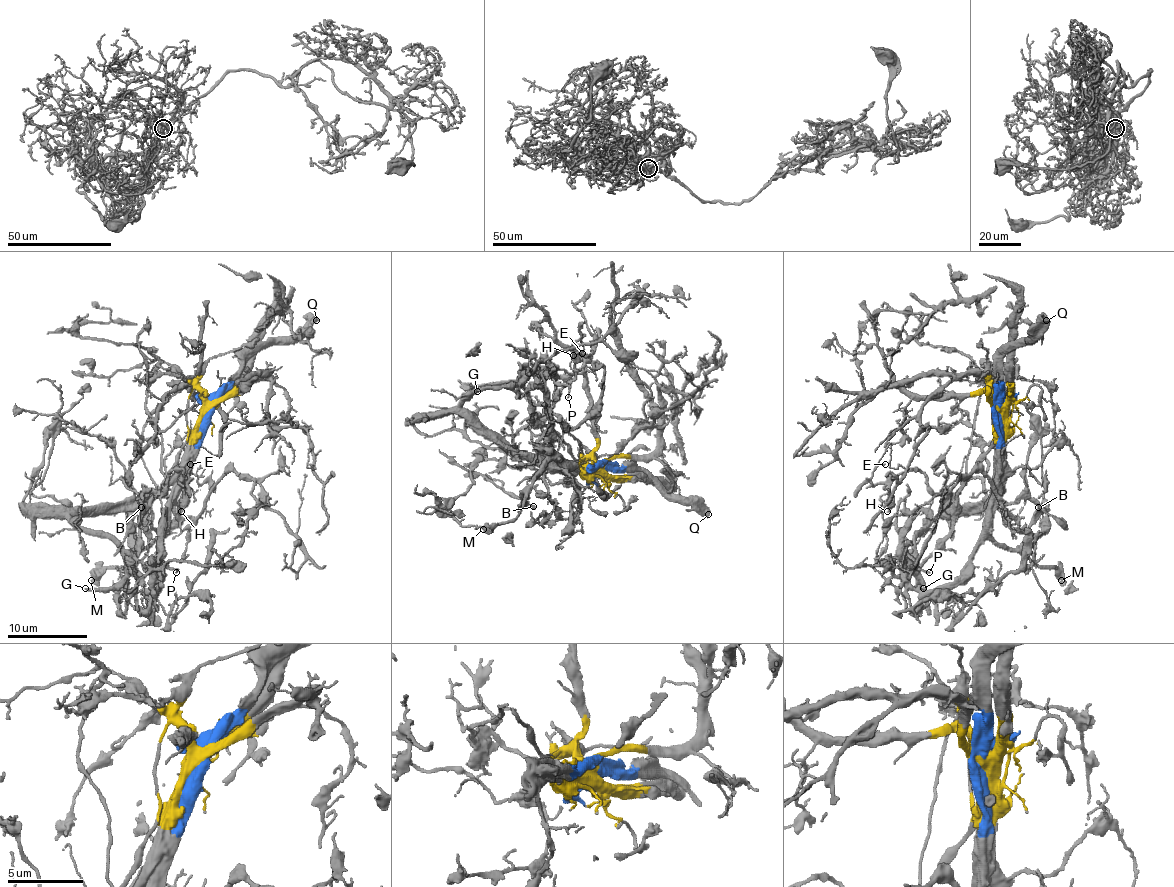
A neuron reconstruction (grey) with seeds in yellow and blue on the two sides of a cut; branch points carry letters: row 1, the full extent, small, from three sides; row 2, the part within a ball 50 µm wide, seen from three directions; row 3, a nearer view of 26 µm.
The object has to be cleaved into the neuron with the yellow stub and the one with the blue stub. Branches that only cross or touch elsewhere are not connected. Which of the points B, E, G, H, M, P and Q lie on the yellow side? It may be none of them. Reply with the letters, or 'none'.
E, G, H

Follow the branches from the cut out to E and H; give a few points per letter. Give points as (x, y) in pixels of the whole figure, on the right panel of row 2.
E: (997, 409), (997, 439), (955, 501), (947, 493), (935, 493), (917, 469), (875, 485), (871, 473), (885, 463)
H: (997, 409), (997, 439), (955, 501), (947, 493), (935, 493), (925, 475), (909, 469), (891, 481), (887, 511)

